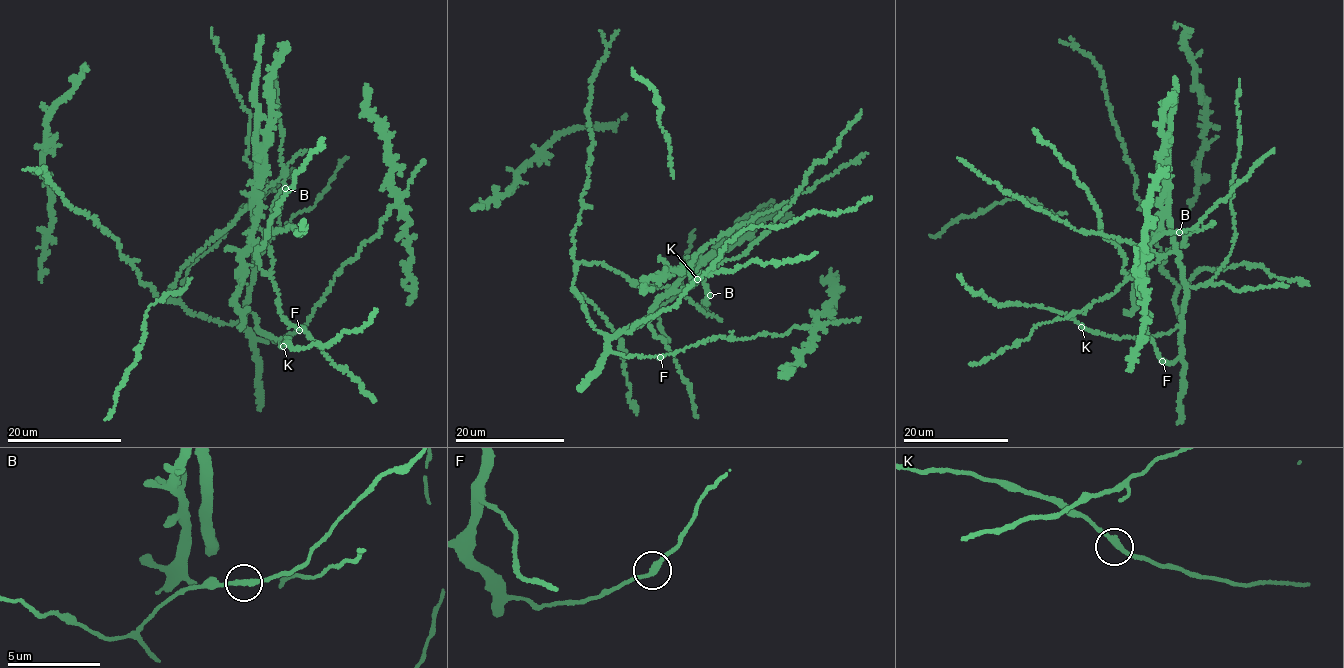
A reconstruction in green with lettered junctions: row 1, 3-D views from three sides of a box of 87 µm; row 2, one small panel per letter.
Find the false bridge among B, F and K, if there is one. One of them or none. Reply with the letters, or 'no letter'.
no letter

